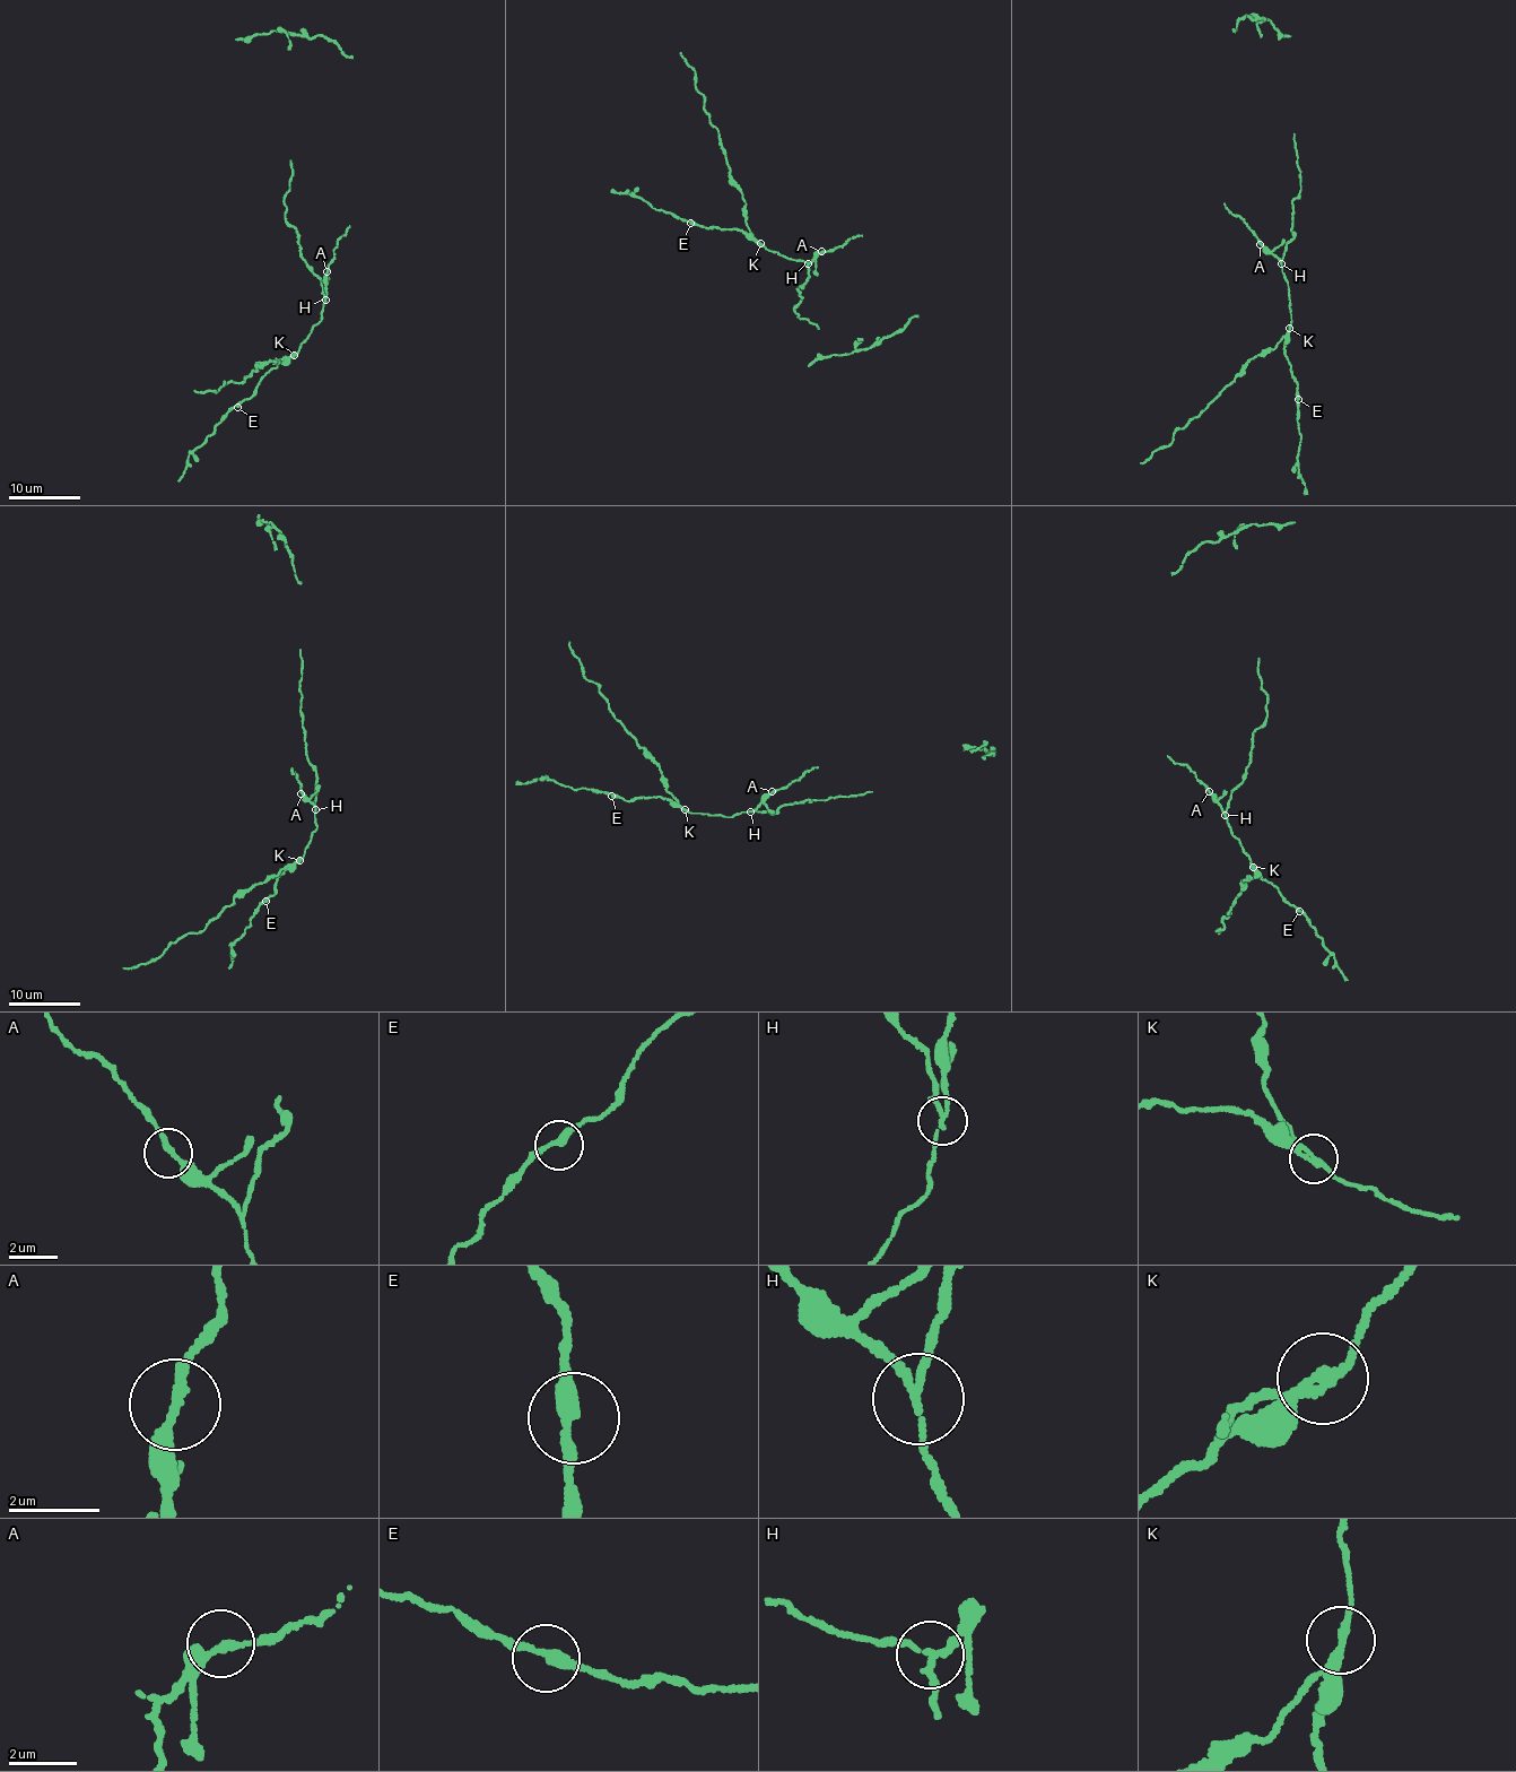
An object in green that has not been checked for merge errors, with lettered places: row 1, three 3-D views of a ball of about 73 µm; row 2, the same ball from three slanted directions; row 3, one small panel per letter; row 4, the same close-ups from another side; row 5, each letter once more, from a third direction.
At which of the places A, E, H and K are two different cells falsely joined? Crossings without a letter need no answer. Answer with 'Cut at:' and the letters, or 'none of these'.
Cut at: H, K

